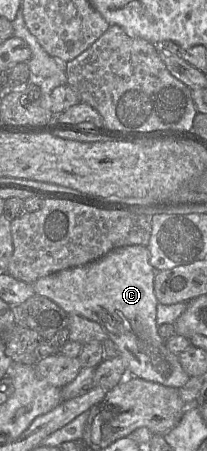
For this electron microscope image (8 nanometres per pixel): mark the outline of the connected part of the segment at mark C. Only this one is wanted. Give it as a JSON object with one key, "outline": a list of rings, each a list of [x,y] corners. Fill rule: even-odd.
{"outline":[[[142,245],[124,246],[110,251],[100,259],[87,265],[61,270],[39,278],[33,283],[35,293],[49,298],[68,315],[80,315],[97,322],[108,337],[117,345],[119,353],[127,362],[128,369],[138,378],[180,389],[190,376],[183,370],[178,355],[166,346],[158,333],[156,322],[158,300],[154,292],[156,270],[150,264],[150,254]]]}

